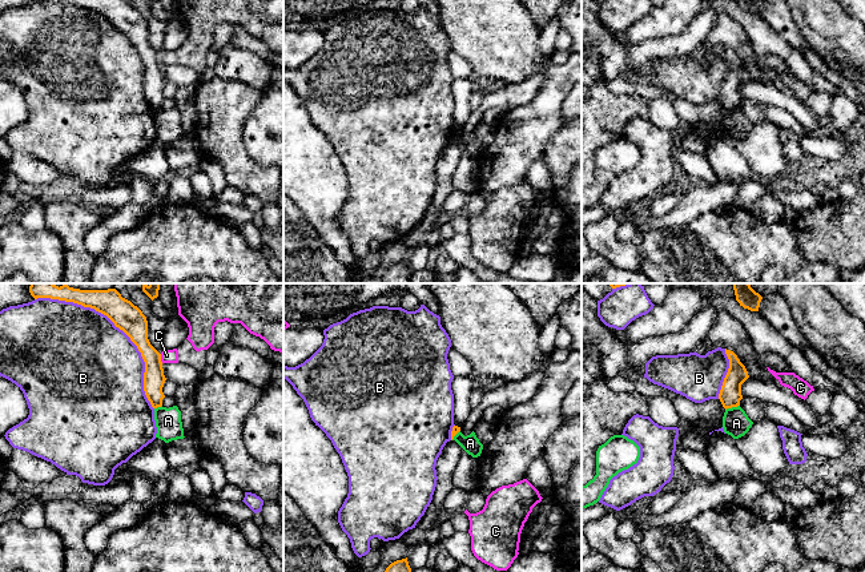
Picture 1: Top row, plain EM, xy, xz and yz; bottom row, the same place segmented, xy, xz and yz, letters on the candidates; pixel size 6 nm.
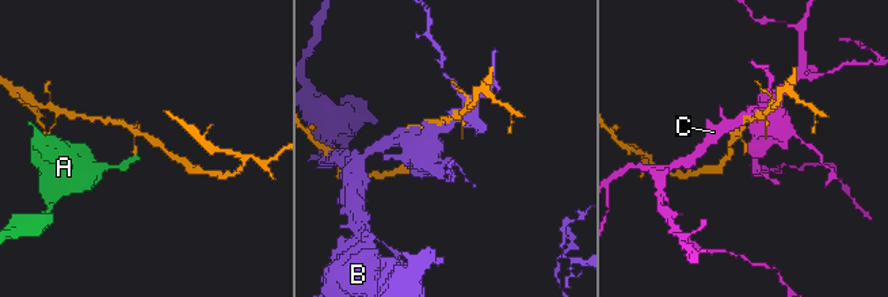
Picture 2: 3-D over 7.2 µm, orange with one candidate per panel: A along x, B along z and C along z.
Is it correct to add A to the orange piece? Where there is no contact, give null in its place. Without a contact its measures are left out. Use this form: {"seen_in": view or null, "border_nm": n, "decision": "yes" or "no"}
{"seen_in": "yz", "border_nm": 90, "decision": "no"}

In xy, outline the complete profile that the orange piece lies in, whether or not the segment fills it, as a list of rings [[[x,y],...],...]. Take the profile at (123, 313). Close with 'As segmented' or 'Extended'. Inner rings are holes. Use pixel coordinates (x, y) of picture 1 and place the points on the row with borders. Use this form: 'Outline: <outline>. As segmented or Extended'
Outline: [[[31,283],[29,293],[35,299],[51,298],[73,302],[106,315],[137,346],[145,362],[145,395],[153,408],[162,406],[162,399],[165,398],[162,387],[166,378],[164,375],[161,354],[150,345],[146,317],[137,306],[122,298],[116,289],[80,290],[68,285],[59,287],[55,283]]]. As segmented

